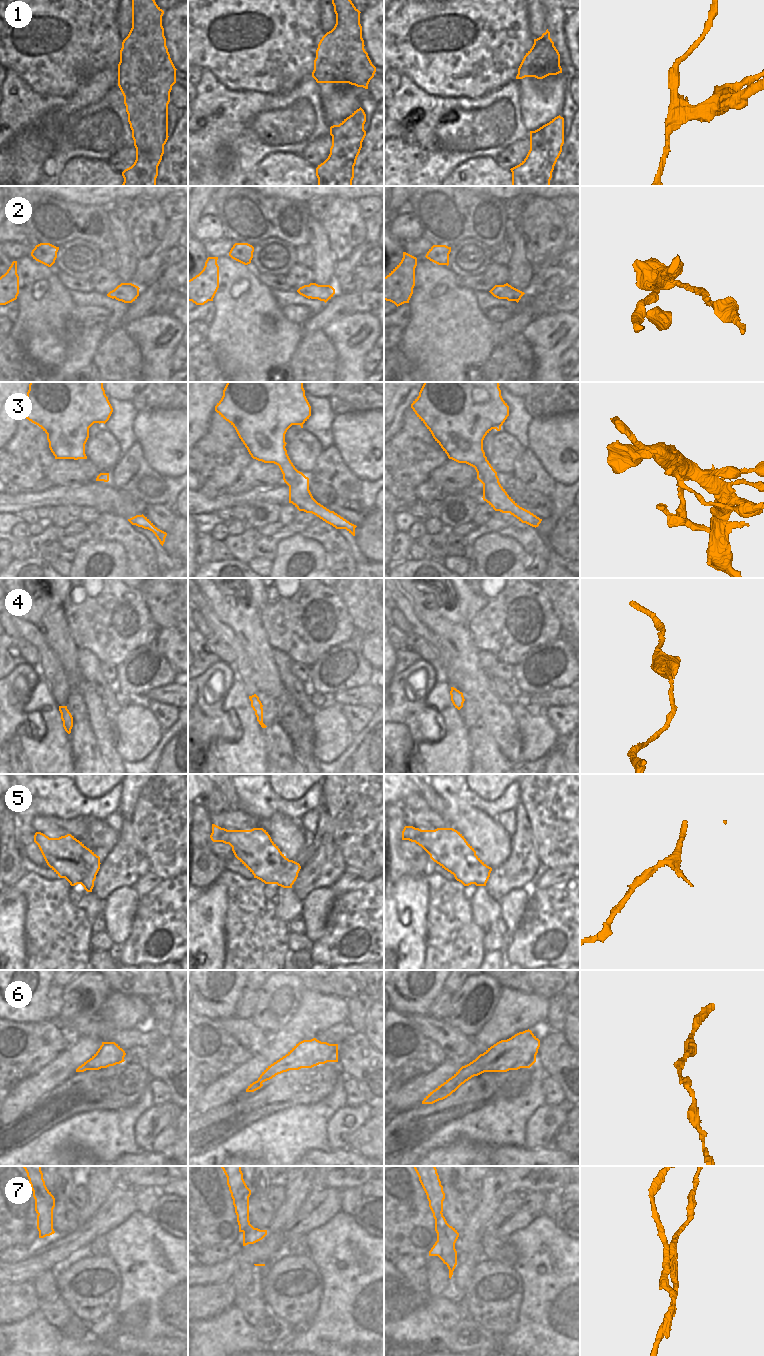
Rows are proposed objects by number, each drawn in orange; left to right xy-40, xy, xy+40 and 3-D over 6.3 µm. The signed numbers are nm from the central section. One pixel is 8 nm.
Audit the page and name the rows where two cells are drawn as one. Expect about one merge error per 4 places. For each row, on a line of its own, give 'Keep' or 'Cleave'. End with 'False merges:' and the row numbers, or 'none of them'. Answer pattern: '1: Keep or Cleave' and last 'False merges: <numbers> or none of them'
1: Cleave
2: Cleave
3: Keep
4: Keep
5: Keep
6: Keep
7: Cleave
False merges: 1, 2, 7.

